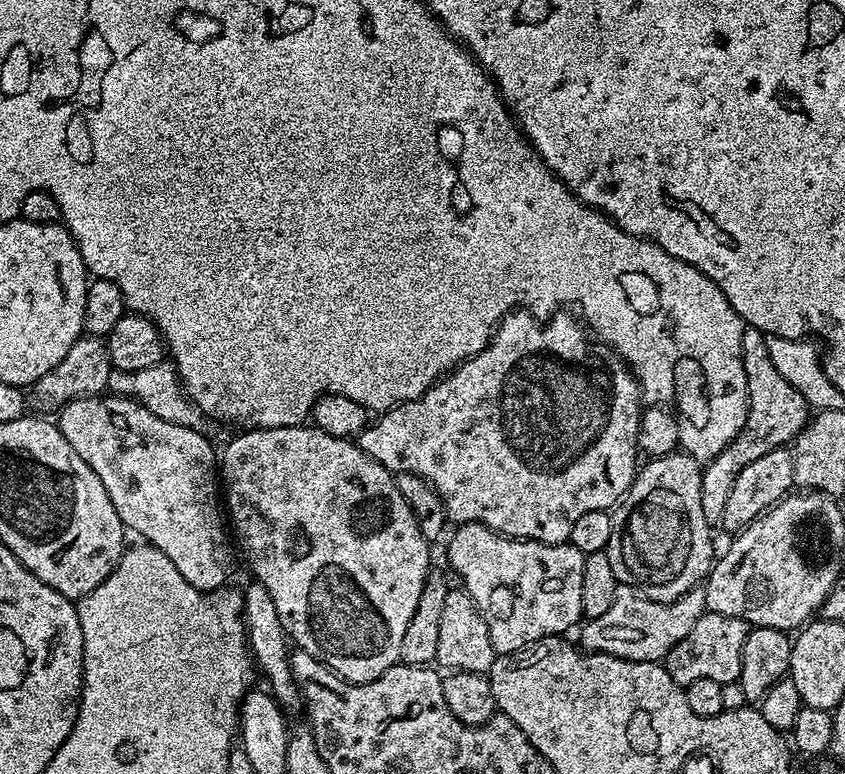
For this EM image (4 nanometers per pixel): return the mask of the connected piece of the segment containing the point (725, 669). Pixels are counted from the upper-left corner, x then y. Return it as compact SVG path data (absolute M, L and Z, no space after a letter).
M705 611L698 622L694 622L694 630L678 642L664 657L662 663L674 682L686 686L690 682L698 682L698 678L710 678L719 684L739 681L742 670L742 650L746 646L746 638L750 625L737 616L723 616L717 612Z

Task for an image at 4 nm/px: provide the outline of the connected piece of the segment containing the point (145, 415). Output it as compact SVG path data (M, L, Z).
M111 394L73 400L58 417L57 428L106 487L124 526L162 550L195 589L219 591L234 570L236 550L218 502L216 453L203 431L162 420L141 403Z

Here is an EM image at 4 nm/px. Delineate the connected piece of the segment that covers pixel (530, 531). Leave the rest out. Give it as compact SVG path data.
M527 310L509 312L500 321L496 331L492 333L492 340L482 351L474 354L469 360L463 360L459 368L453 368L447 376L437 380L418 398L388 409L377 419L380 420L377 424L376 421L369 423L358 437L361 450L394 474L409 472L429 480L442 498L448 519L453 525L484 524L495 532L501 532L503 536L515 536L518 540L537 540L543 544L571 541L574 522L578 522L582 514L615 509L630 490L632 479L638 471L636 435L640 425L642 393L640 383L636 381L631 368L607 344L595 339L587 340L584 337L585 325L575 315L572 317L567 316L568 314L567 311L561 310L541 322Z

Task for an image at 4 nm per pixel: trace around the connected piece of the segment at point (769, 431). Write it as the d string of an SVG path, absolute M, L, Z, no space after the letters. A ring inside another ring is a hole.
M745 327L742 334L742 366L746 370L750 389L750 423L702 472L704 490L710 494L710 508L713 513L716 511L716 514L723 514L726 510L726 498L730 498L730 490L734 490L738 474L742 474L742 470L746 470L750 462L758 462L762 454L770 454L770 450L778 450L795 441L810 419L810 407L806 398L782 378L782 374L770 360L766 340L765 333L759 332L757 328Z

